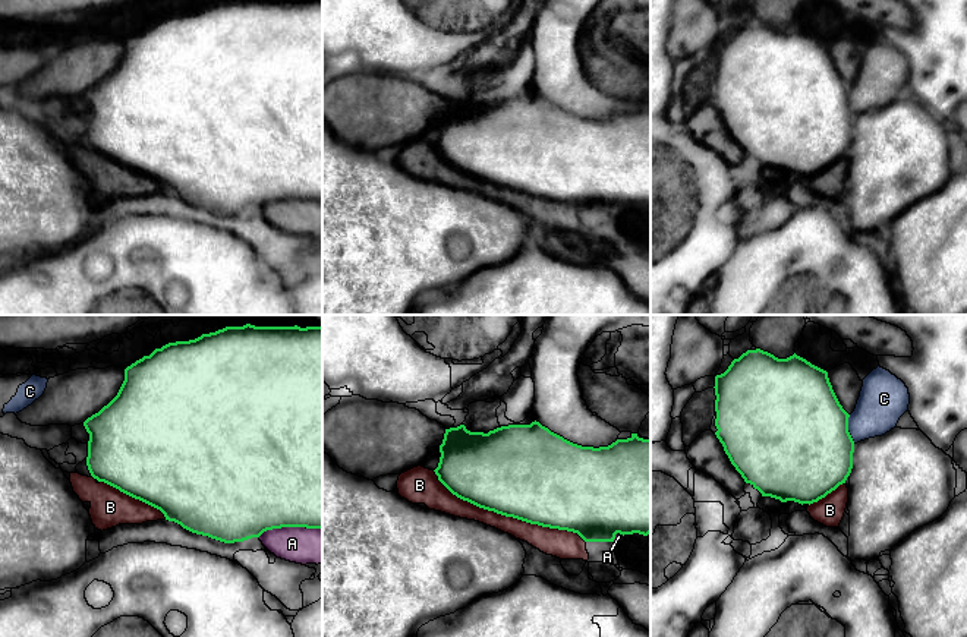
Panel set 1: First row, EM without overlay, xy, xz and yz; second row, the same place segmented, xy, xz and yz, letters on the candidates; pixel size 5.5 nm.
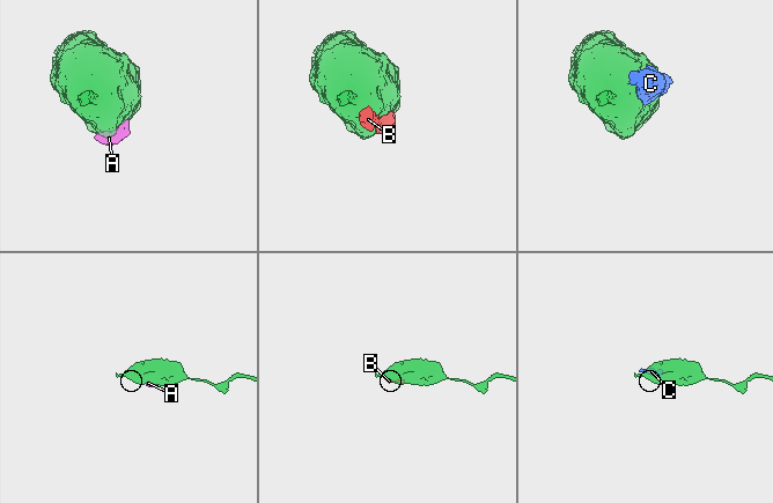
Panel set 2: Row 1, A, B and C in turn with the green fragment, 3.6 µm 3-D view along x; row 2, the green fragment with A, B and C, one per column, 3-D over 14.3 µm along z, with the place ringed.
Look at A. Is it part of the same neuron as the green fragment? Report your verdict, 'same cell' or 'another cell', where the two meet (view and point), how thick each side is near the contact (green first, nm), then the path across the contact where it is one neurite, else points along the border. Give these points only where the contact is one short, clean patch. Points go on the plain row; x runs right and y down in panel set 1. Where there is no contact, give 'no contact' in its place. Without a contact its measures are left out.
another cell; contact xy (289, 198); calibres 500 and 200 nm

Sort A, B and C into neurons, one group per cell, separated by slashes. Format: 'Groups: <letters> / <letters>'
Groups: A B / C

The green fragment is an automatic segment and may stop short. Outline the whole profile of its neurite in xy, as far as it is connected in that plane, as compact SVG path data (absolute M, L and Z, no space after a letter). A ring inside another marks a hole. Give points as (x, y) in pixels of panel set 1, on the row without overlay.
M223 0L215 4L202 6L195 12L168 15L127 38L117 67L98 85L88 89L84 98L89 105L86 138L94 151L160 182L166 192L174 193L192 205L208 208L224 215L234 215L259 209L264 204L273 201L322 201L322 0Z

